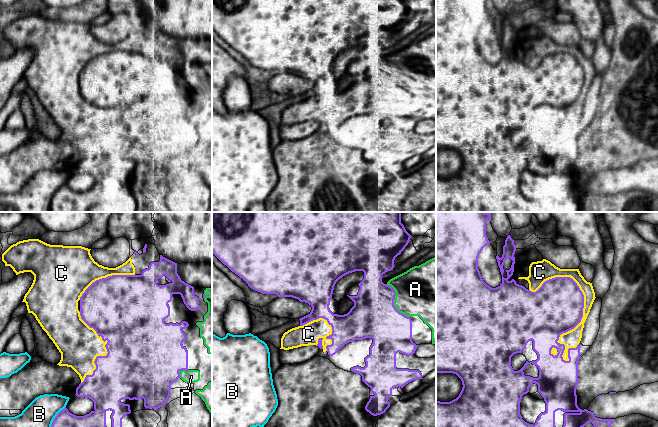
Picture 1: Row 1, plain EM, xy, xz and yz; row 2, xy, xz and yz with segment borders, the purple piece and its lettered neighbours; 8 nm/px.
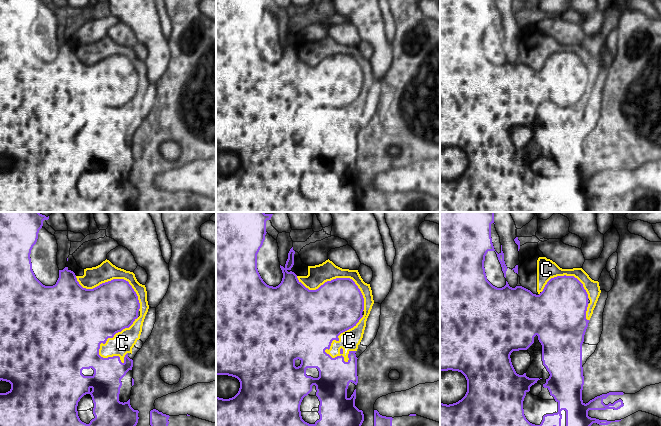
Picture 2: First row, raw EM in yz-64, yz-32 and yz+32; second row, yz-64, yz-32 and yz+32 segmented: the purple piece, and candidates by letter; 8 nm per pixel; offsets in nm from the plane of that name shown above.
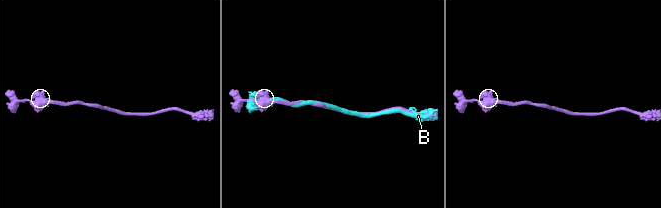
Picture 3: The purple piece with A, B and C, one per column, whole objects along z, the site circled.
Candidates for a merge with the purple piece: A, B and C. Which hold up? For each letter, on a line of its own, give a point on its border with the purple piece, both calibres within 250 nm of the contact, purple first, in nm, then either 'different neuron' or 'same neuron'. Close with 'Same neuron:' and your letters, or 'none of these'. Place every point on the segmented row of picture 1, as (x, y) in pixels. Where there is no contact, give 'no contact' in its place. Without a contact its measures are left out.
A: xz (393, 302) | 360/400 nm | different neuron
B: xy (56, 416) | 140/220 nm | different neuron
C: yz (583, 304) | 420/100 nm | different neuron
Same neuron: none of these

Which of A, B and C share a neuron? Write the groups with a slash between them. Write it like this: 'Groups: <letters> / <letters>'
Groups: A C / B

